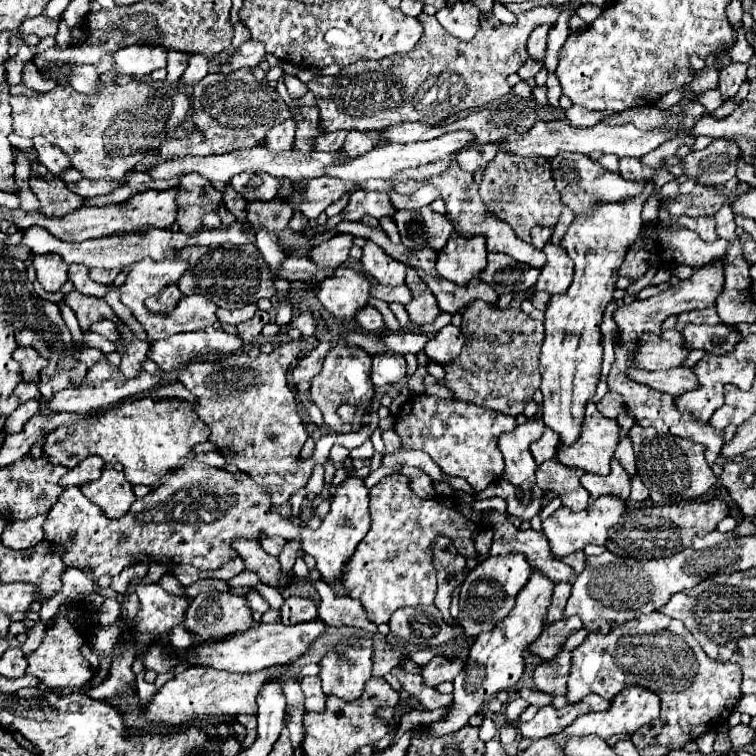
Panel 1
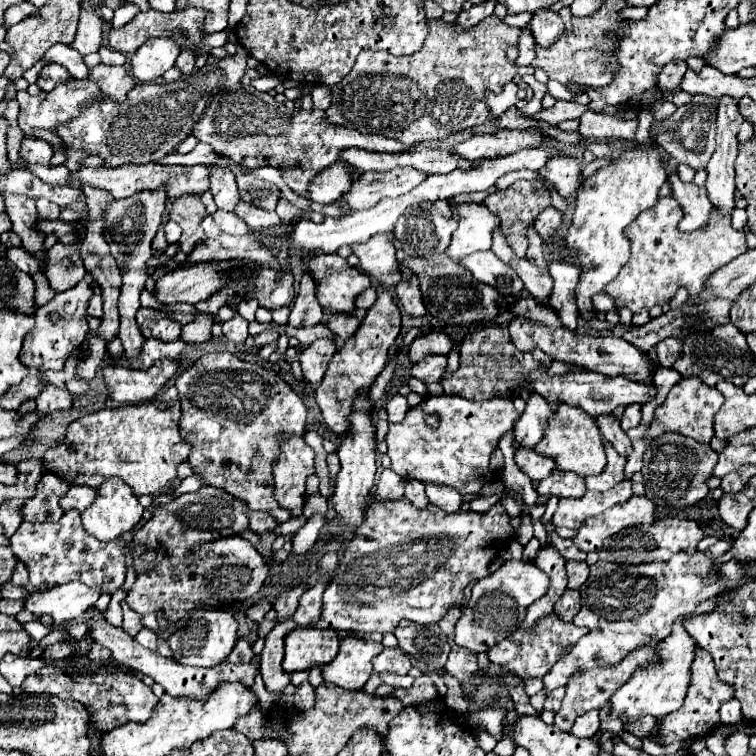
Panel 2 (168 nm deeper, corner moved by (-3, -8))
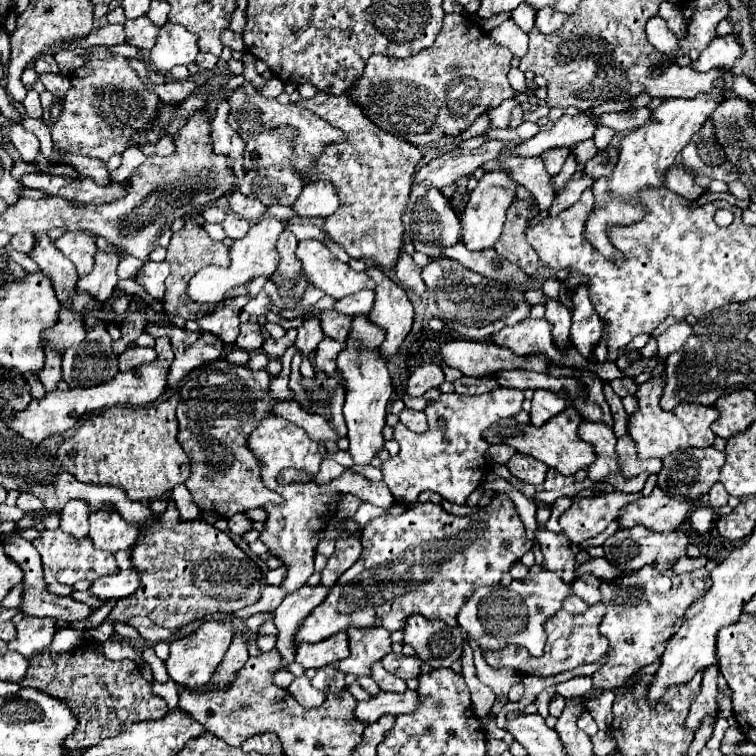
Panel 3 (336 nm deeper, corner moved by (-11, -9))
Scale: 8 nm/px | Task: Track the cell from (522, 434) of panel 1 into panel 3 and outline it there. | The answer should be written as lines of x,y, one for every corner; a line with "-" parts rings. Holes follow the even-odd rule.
536,390
532,398
532,410
530,410
530,424
532,426
544,426
552,416
560,414
564,410
564,398
560,394
548,394
548,390

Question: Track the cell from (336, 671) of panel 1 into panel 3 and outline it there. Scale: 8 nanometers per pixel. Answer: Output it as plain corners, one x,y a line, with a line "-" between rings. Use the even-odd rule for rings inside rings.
380,628
348,630
348,640
350,656
338,664
338,670
352,676
372,676
370,666
392,650
390,632

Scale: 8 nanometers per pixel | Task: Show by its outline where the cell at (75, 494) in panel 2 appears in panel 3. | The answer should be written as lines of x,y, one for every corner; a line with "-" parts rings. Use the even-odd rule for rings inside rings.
70,500
62,510
60,528
68,530
68,534
82,538
88,534
88,516
90,516
90,504
86,500

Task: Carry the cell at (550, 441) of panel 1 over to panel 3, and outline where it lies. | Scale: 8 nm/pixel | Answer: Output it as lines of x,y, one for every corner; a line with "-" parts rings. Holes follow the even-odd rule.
520,452
514,454
506,466
518,480
532,486
540,486
546,480
546,472
548,472
548,466
544,466
544,462

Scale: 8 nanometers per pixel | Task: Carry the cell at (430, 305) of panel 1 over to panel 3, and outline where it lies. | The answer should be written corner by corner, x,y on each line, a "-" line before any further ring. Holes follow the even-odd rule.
406,252
400,254
394,270
396,270
396,276
398,276
400,284
406,290
410,290
412,294
416,294
420,298
426,294
426,284
424,284
422,276
420,276
420,266
414,264
414,260

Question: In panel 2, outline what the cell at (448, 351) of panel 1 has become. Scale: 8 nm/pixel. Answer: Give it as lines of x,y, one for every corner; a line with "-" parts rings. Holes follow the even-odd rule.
432,355
432,357
424,357
422,361
414,363
410,369
410,377
416,377
424,383
434,383
440,381
440,377
446,371
446,357
444,355

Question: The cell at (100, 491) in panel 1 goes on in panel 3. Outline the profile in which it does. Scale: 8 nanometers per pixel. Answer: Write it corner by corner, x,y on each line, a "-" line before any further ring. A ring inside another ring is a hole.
102,506
100,510
90,514
90,532
96,550
128,550
140,534
140,526
136,522
124,522
114,506

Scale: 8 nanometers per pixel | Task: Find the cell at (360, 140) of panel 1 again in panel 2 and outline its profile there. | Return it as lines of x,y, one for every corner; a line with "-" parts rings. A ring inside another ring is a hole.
342,161
328,165
326,169
322,169
316,175
312,185
308,185
308,199
314,203
320,203
320,205
336,203
336,197
340,197
340,193
348,191
350,173
352,173
352,169
348,169

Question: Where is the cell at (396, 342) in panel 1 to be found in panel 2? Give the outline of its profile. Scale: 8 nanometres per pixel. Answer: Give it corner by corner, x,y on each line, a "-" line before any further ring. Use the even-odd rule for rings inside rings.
432,331
414,339
414,343
410,345
408,357
412,363
416,363
426,355
448,355
456,347
458,347
458,341
454,339
454,335
446,335
444,331

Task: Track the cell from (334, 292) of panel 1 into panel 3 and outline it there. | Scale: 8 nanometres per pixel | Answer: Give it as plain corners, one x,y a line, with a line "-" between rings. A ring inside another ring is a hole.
318,240
298,242
296,258
302,262
306,278
336,300
366,288
374,290
374,282
366,272
354,272
348,264
334,258

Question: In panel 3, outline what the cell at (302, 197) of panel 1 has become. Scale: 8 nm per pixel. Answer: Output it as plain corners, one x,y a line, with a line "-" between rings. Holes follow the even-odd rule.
490,140
476,150
454,148
454,150
446,152
444,156
438,156
438,158
430,160
428,164
420,166
414,174
414,182
428,182
434,188
444,188
448,184
454,184
458,178
472,174
476,168
480,168
488,160
498,158
498,154
504,146
514,146
514,144
516,142

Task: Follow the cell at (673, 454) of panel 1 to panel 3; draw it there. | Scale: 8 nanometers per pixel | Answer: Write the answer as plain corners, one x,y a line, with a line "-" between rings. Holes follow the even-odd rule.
684,448
684,450
676,450
674,454
668,454
662,460
662,470
658,474
658,488
664,490
666,494
692,502
692,504
700,504
702,498
708,494
708,490
712,488
714,482
718,482
718,472
726,462
726,454
718,452
716,448

